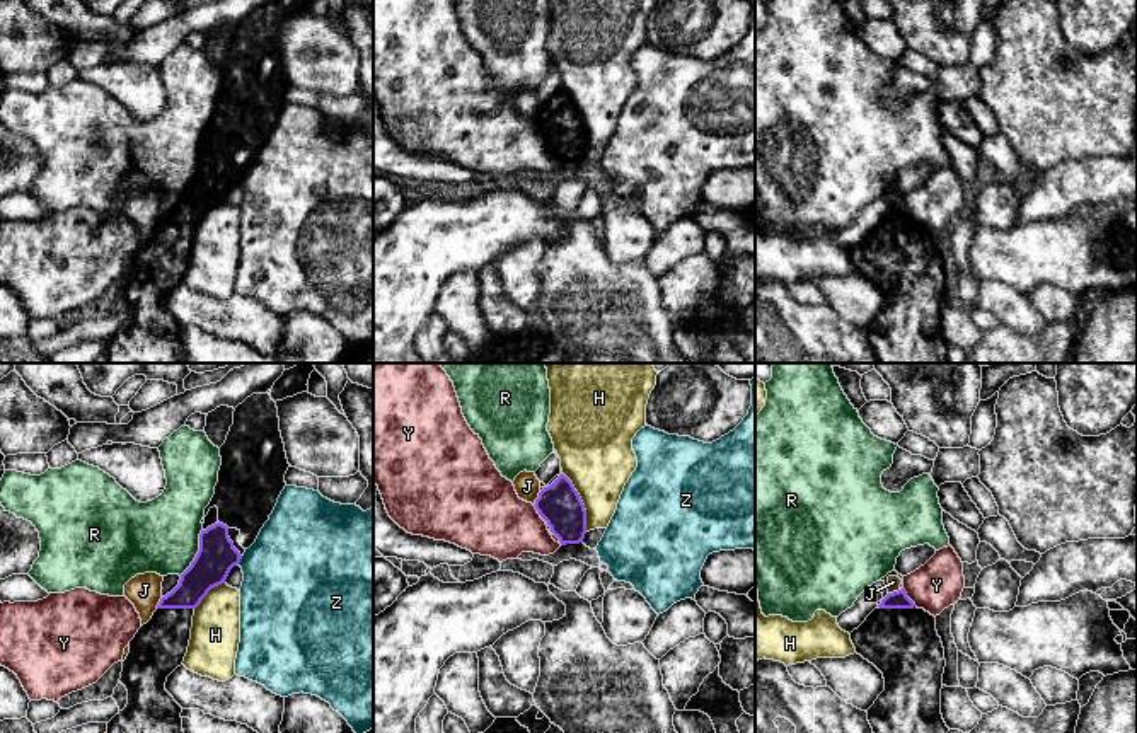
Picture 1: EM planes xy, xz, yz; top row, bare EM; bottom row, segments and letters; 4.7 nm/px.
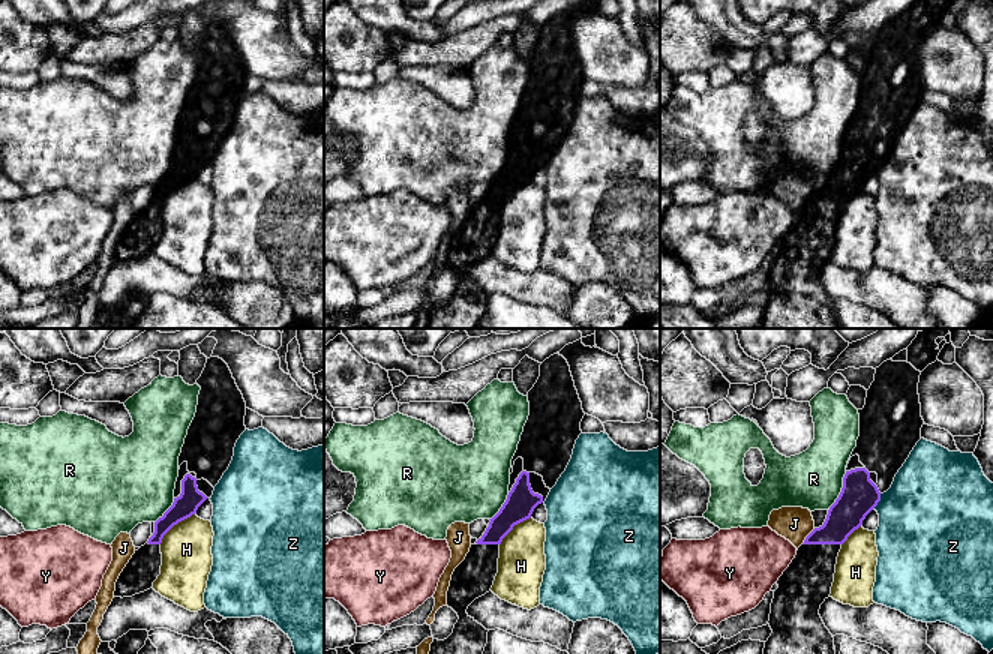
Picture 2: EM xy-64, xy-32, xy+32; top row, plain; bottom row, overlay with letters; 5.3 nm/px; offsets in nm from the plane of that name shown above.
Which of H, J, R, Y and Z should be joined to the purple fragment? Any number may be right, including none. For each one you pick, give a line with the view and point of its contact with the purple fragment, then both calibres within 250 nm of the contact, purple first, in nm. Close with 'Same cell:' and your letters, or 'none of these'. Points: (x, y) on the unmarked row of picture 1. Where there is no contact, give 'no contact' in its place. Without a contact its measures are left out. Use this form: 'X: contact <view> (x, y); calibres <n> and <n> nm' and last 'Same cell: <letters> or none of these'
Same cell: none of these

